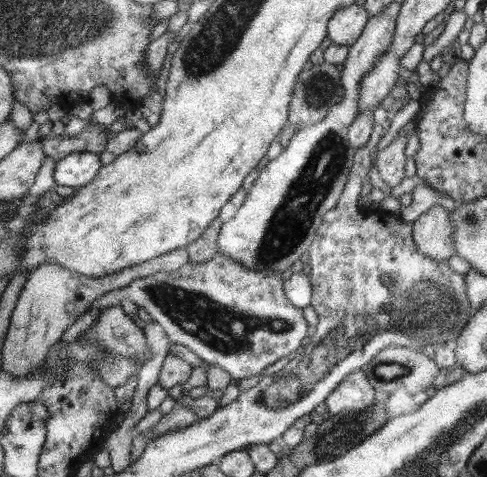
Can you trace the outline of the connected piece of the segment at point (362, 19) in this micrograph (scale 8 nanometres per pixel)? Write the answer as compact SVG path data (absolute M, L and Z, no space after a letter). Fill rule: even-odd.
M356 4L345 7L328 21L327 36L334 44L352 46L362 34L368 20L363 7Z

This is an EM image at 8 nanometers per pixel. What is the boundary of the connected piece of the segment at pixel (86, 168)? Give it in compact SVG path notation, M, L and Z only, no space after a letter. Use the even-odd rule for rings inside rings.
M74 152L60 160L56 168L58 184L84 187L92 184L104 168L102 156L95 152Z

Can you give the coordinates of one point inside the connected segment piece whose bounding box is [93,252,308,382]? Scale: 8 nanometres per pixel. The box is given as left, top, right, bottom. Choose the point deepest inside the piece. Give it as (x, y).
(234, 317)

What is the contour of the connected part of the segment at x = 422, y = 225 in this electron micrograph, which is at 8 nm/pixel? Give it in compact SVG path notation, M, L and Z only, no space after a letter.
M434 206L411 223L416 246L420 248L420 252L424 252L436 262L447 261L456 254L452 240L452 224L449 222L448 212L443 209Z

